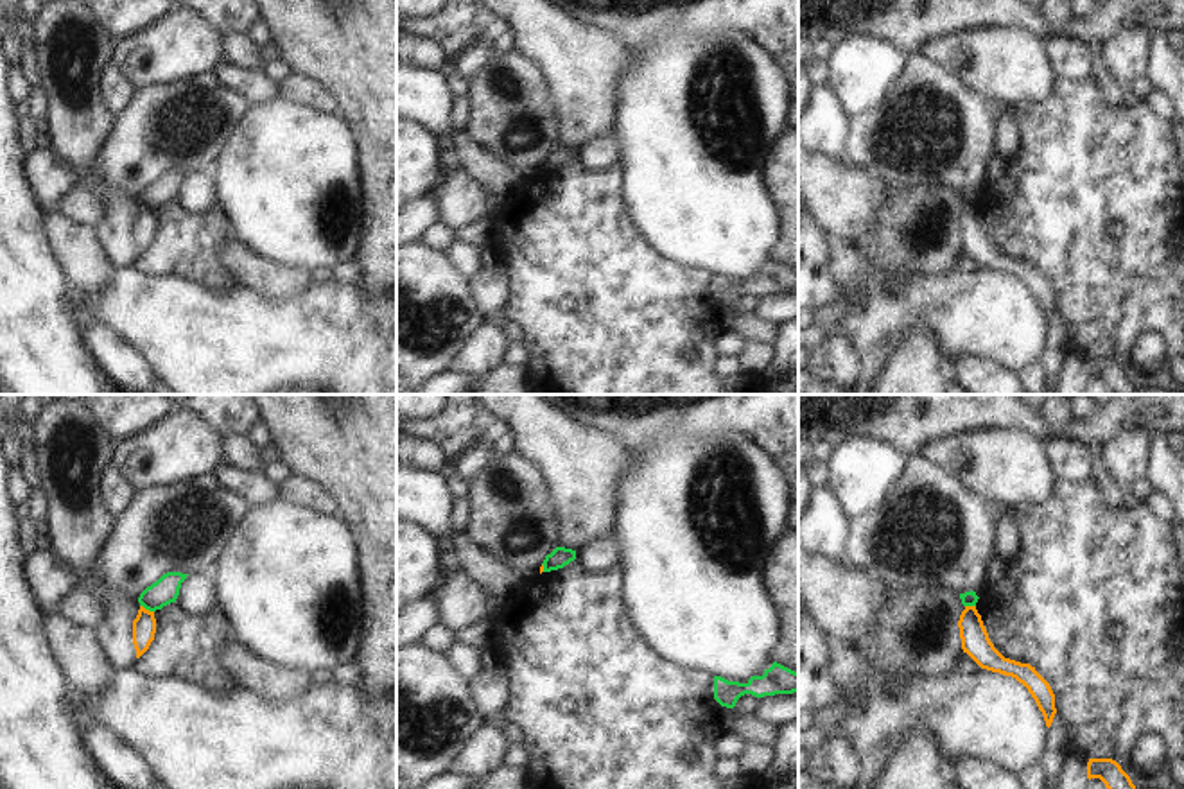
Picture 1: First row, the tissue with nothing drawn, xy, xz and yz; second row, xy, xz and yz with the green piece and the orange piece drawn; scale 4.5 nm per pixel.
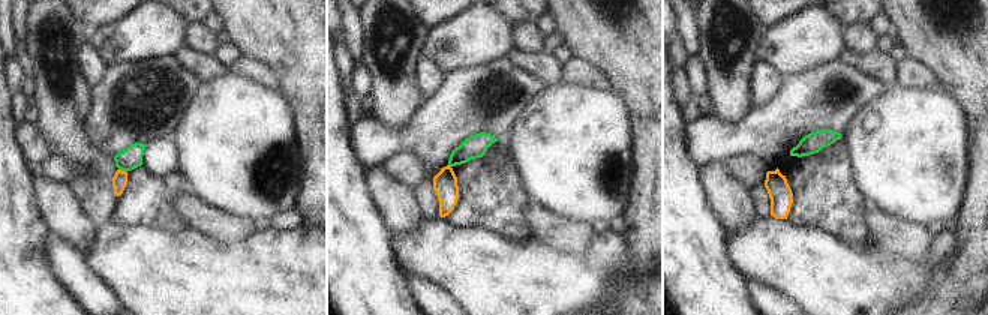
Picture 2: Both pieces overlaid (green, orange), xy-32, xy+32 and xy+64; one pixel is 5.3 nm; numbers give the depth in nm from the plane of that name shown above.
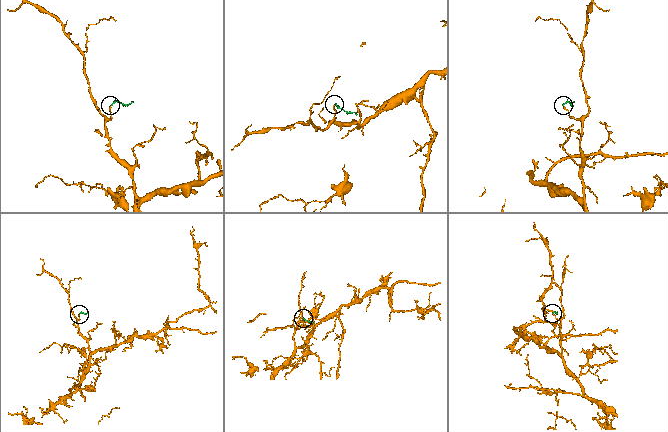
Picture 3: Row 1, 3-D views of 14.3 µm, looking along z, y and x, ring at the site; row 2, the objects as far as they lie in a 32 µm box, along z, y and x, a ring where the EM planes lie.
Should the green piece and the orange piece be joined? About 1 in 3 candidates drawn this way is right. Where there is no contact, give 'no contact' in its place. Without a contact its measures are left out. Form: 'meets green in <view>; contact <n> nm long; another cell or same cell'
meets green in xy; contact 70 nm long; another cell

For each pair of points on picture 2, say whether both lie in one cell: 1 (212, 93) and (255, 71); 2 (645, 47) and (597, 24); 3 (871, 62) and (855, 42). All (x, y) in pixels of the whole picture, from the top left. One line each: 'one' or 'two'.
1: two
2: one
3: two

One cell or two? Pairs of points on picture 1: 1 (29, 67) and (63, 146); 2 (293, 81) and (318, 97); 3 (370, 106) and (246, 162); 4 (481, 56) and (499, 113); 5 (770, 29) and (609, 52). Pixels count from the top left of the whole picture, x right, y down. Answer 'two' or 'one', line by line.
1: two
2: one
3: two
4: two
5: two

